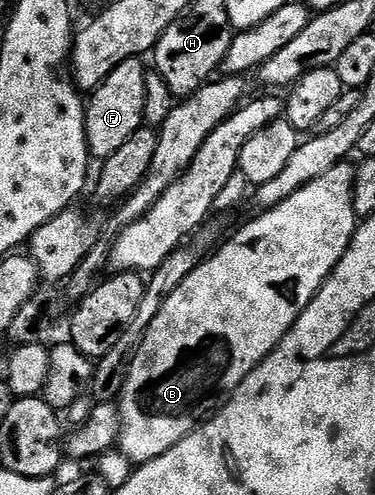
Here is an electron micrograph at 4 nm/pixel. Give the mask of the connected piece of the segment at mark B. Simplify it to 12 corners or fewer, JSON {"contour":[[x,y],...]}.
{"contour":[[356,165],[257,212],[162,303],[118,398],[133,466],[278,347],[346,255]]}

